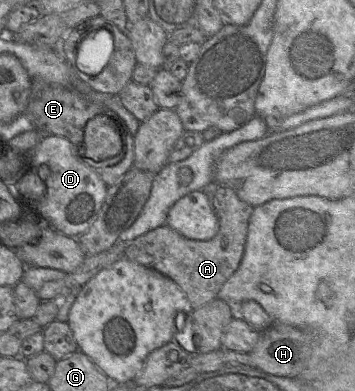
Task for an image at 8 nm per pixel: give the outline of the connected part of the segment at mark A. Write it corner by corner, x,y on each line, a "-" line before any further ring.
216,181
202,189
219,220
218,233
210,240
191,240
168,225
155,228
124,247
124,257
173,280
185,292
193,309
218,298
226,281
239,268
245,251
249,219
254,207
242,201
229,187

